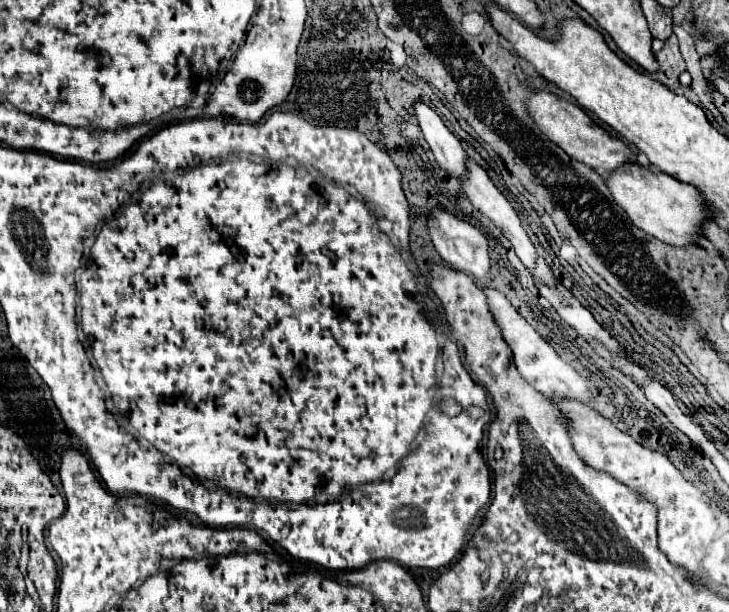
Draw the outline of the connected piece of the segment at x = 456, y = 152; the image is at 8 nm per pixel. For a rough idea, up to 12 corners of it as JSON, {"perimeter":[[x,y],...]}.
{"perimeter":[[424,102],[416,108],[438,166],[450,176],[468,174],[460,140]]}

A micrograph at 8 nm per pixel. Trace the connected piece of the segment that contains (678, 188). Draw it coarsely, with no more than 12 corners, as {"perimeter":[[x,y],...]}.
{"perimeter":[[632,162],[606,186],[646,234],[690,244],[708,212],[694,186]]}

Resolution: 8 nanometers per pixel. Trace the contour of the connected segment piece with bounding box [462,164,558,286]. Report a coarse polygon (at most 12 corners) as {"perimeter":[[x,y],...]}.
{"perimeter":[[482,166],[462,184],[472,206],[502,230],[532,276],[558,278],[530,242],[516,210]]}

